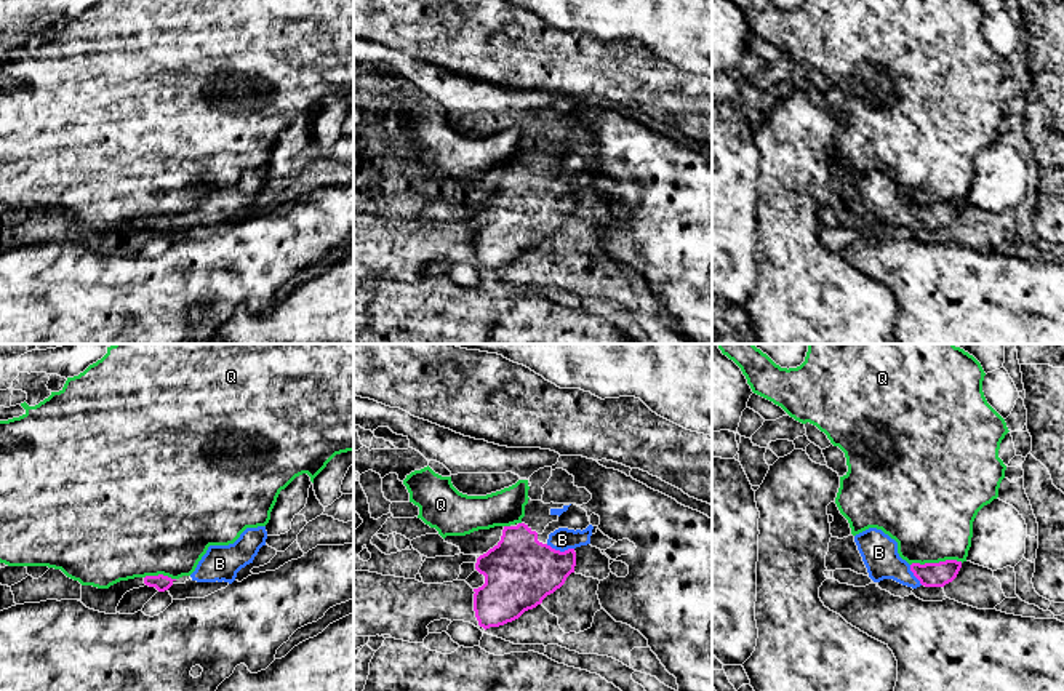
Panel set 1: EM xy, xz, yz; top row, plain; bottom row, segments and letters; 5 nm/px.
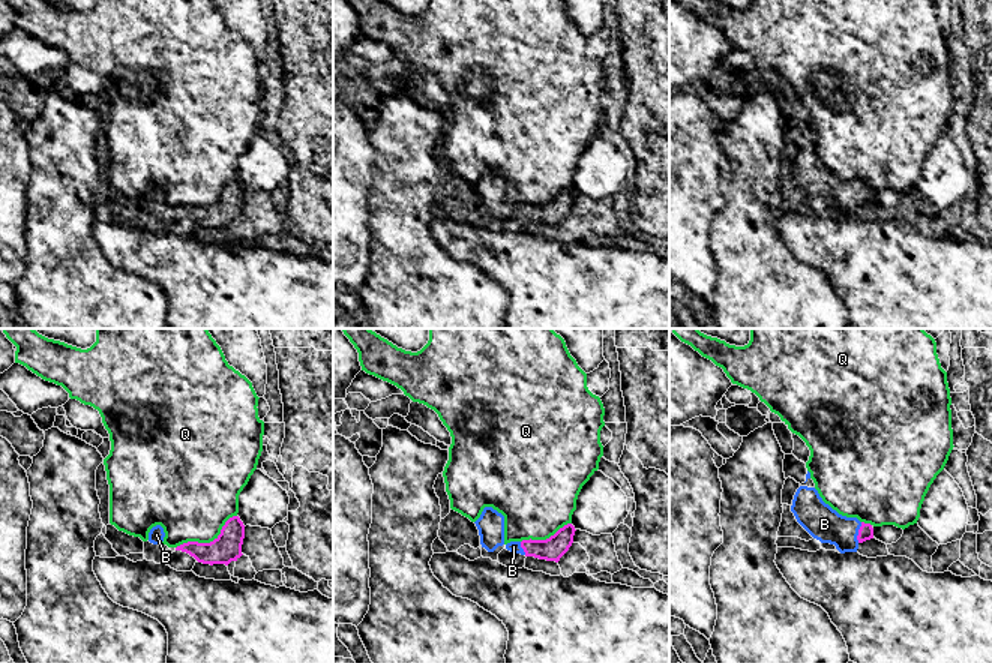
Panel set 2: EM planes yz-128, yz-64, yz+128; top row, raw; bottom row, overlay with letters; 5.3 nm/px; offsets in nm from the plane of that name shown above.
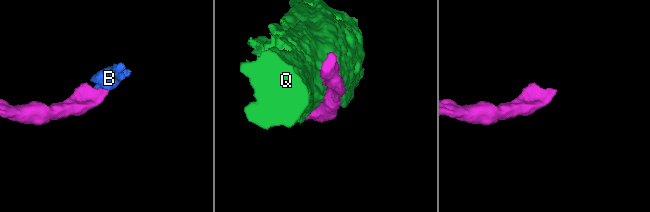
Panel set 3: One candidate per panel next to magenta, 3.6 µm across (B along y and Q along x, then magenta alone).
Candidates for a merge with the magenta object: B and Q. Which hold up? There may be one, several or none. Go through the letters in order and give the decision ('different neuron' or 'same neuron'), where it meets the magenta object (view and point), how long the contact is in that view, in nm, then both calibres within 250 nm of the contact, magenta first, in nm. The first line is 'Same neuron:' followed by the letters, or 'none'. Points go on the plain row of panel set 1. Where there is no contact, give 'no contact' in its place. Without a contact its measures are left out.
Same neuron: B
B: same neuron; meets magenta in xz at (559, 192); contact 150 nm long; 360 nm thick on the magenta side, 120 nm on the other
Q: different neuron; meets magenta in yz at (936, 205); contact 260 nm long; 130 nm thick on the magenta side, 440 nm on the other

